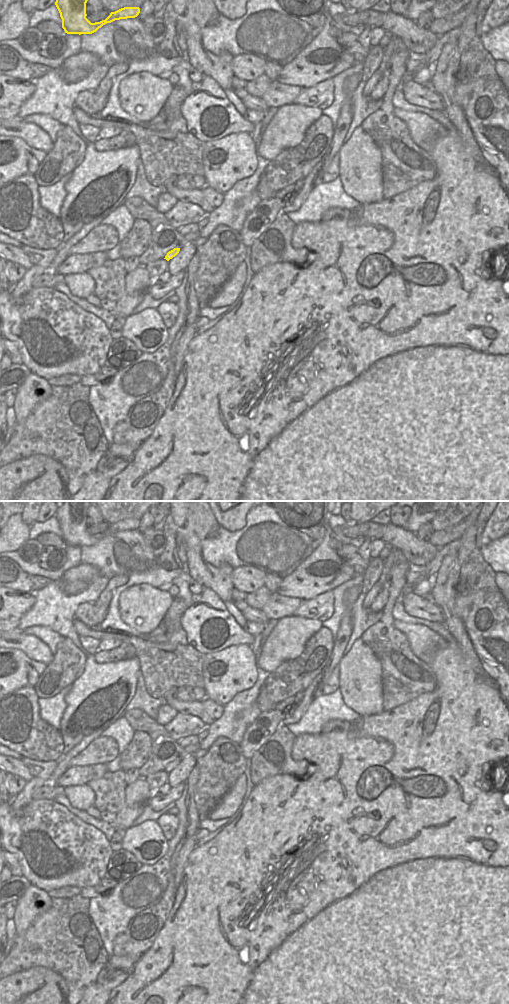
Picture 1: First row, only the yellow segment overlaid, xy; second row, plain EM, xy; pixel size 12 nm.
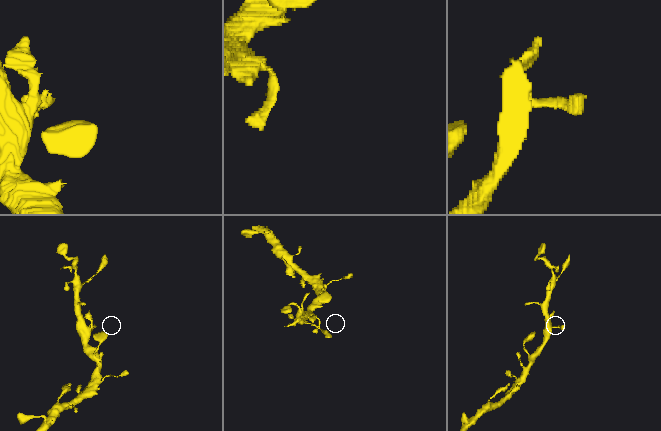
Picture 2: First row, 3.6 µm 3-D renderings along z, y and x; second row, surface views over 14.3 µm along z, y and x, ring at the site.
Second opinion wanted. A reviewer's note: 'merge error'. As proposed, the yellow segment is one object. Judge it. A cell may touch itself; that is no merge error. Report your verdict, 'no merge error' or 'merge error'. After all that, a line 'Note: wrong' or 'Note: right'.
no merge error
Note: wrong

